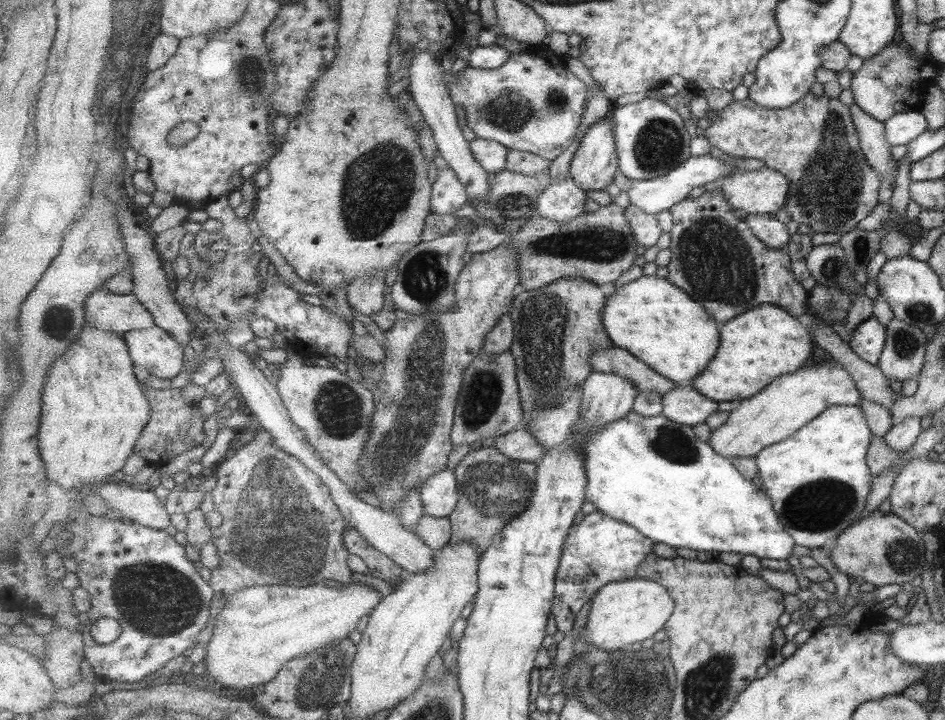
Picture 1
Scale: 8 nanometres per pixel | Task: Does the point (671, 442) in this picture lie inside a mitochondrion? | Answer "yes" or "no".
yes

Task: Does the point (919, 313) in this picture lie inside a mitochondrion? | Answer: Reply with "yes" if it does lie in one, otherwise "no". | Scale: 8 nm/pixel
yes

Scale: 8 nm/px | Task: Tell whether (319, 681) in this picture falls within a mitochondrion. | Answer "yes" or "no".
yes

